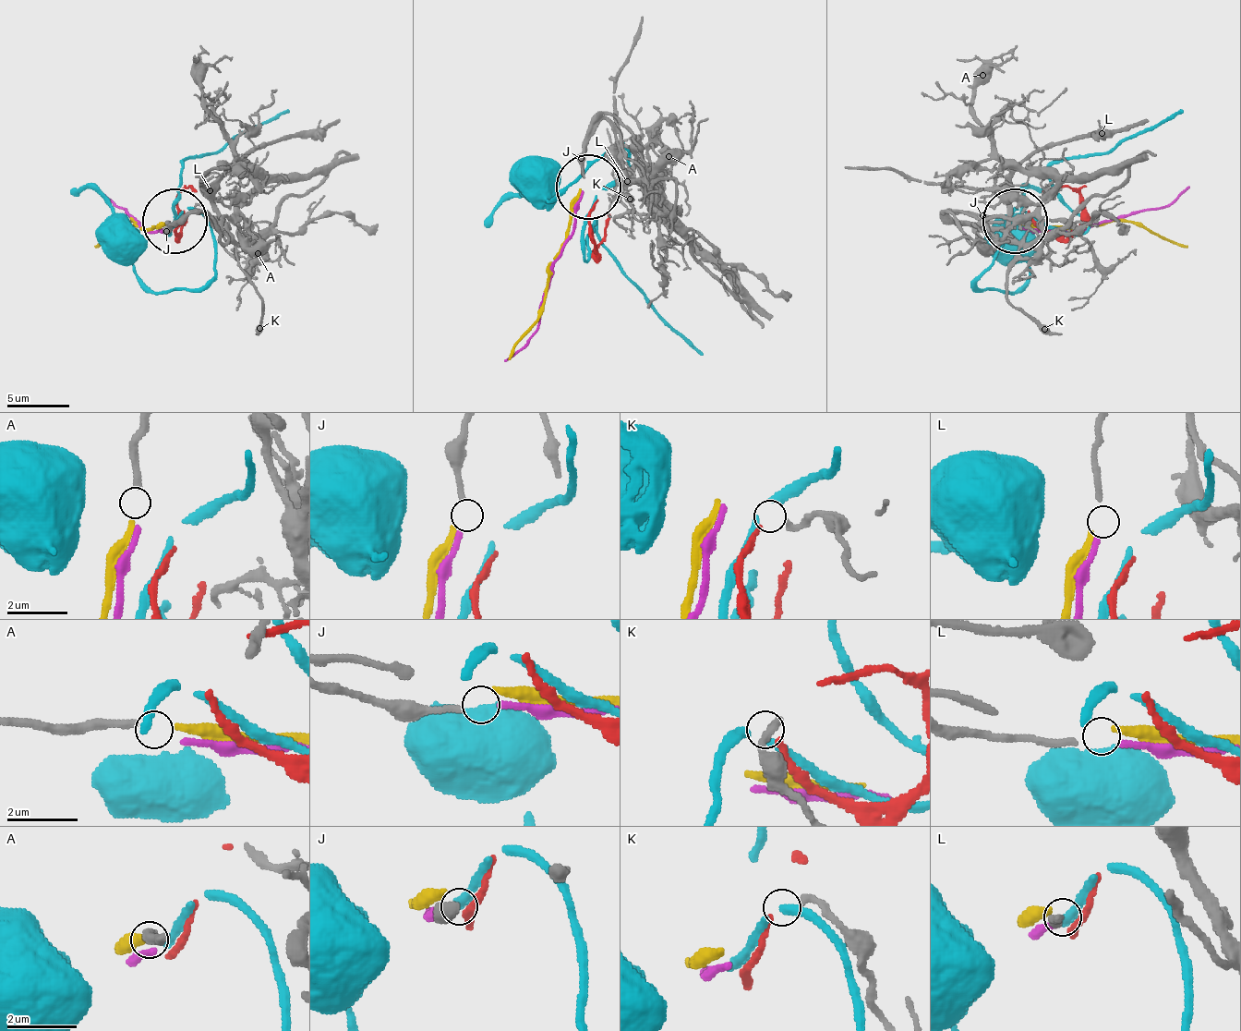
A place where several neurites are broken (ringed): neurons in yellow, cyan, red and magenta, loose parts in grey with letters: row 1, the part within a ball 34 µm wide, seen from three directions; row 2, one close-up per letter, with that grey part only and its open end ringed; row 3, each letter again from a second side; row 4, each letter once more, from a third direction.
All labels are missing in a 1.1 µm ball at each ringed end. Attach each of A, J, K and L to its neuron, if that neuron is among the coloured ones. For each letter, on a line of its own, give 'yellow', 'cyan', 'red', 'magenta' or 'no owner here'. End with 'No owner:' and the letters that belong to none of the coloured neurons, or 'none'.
A: yellow
J: no owner here
K: red
L: magenta
No owner: J

